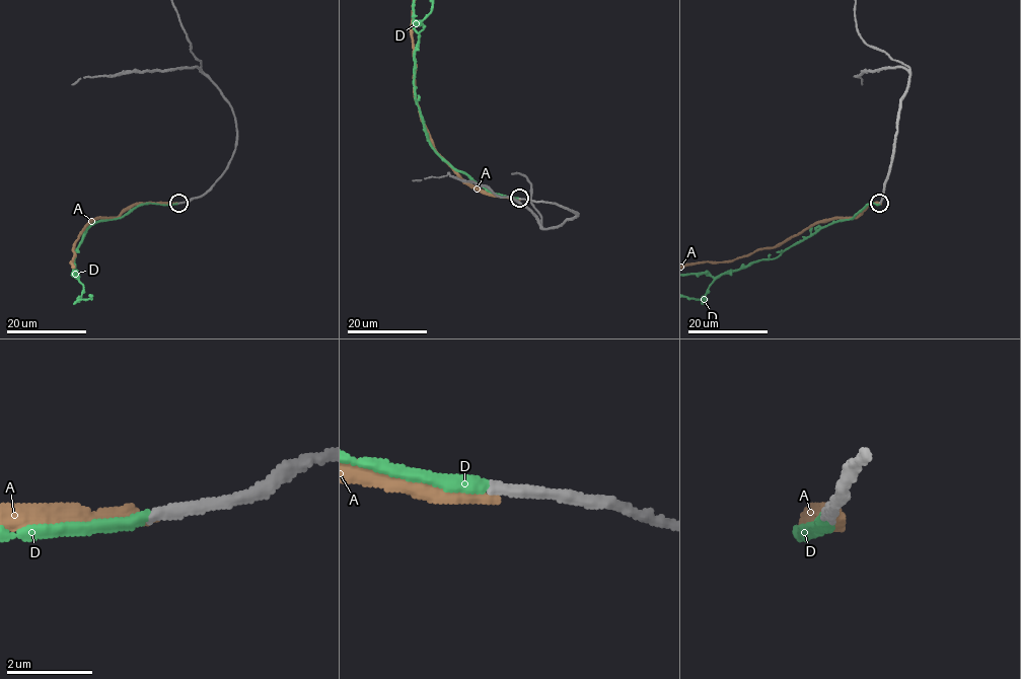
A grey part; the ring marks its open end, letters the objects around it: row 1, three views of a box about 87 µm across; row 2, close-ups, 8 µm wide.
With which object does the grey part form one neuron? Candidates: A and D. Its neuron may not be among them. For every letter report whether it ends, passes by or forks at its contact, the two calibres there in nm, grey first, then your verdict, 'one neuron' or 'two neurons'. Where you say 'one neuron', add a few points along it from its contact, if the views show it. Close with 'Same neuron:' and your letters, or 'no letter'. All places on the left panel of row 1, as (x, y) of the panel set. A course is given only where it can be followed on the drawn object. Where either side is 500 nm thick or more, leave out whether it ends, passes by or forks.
A: it ends | 300/320 nm | two neurons
D: it ends | 300/280 nm | one neuron
Same neuron: D

